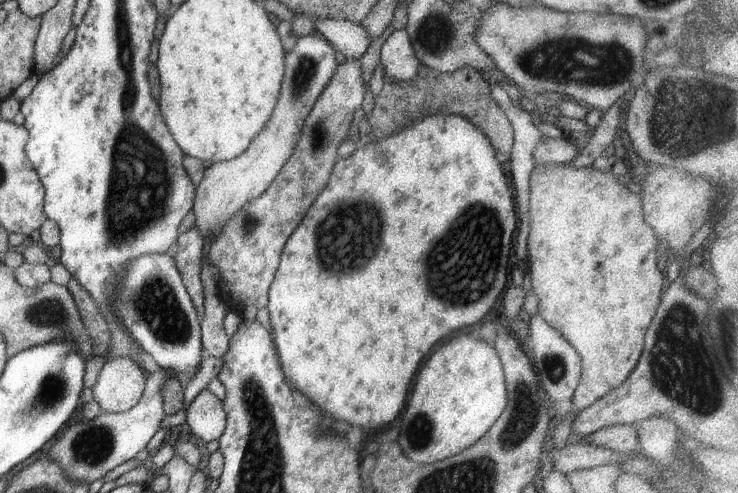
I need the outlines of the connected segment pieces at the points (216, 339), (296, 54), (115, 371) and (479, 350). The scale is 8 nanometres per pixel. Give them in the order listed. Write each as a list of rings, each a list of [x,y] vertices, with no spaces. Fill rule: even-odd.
[[[202,258],[200,274],[204,288],[204,307],[206,314],[201,320],[201,344],[205,355],[223,358],[229,350],[229,340],[224,332],[224,316],[229,310],[220,300],[218,292],[218,268],[210,264],[210,260]]]
[[[319,33],[298,38],[296,46],[285,52],[284,76],[270,120],[260,130],[260,134],[252,138],[252,143],[243,154],[206,168],[200,184],[196,186],[191,216],[193,224],[202,232],[203,237],[219,234],[222,226],[236,214],[236,210],[240,210],[246,202],[258,198],[272,184],[284,162],[292,156],[306,116],[331,82],[338,66],[335,47]]]
[[[112,357],[102,366],[92,394],[104,413],[127,412],[144,393],[147,373],[137,362]]]
[[[460,334],[450,342],[442,344],[418,370],[416,384],[410,392],[408,406],[402,414],[400,438],[398,444],[404,448],[406,456],[414,462],[436,462],[444,460],[460,450],[477,442],[492,424],[500,418],[508,405],[508,394],[502,362],[494,348],[493,342],[485,338],[474,337],[472,334]]]

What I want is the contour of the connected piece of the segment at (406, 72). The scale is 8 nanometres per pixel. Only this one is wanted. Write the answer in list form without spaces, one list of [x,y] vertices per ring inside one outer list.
[[[396,30],[384,42],[381,52],[382,66],[385,76],[395,80],[414,80],[420,62],[416,60],[416,54],[410,44],[410,36],[406,30]]]

